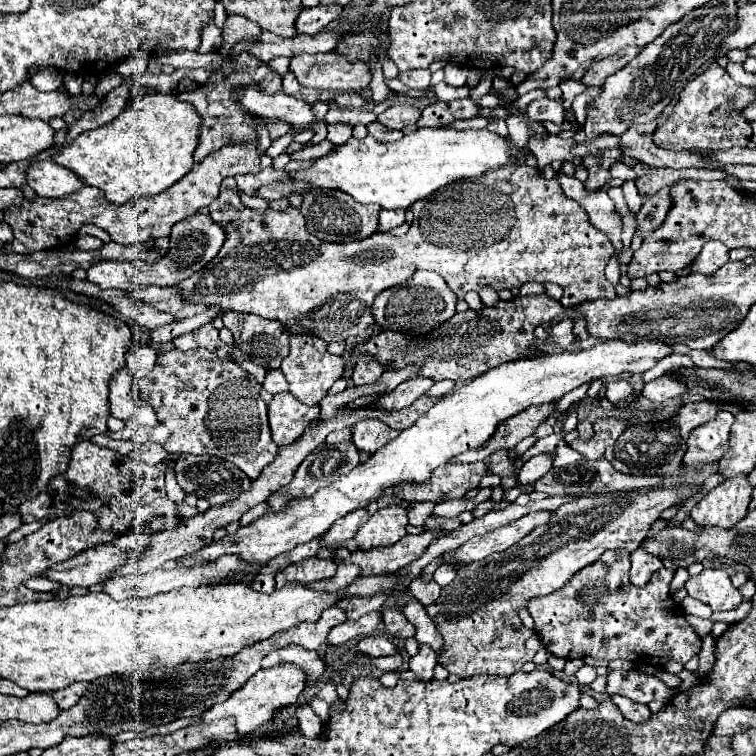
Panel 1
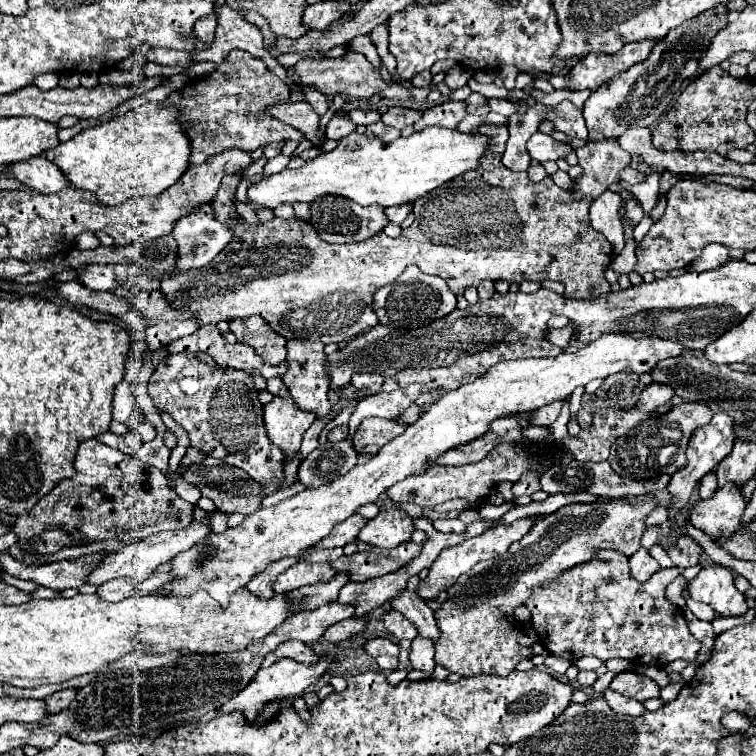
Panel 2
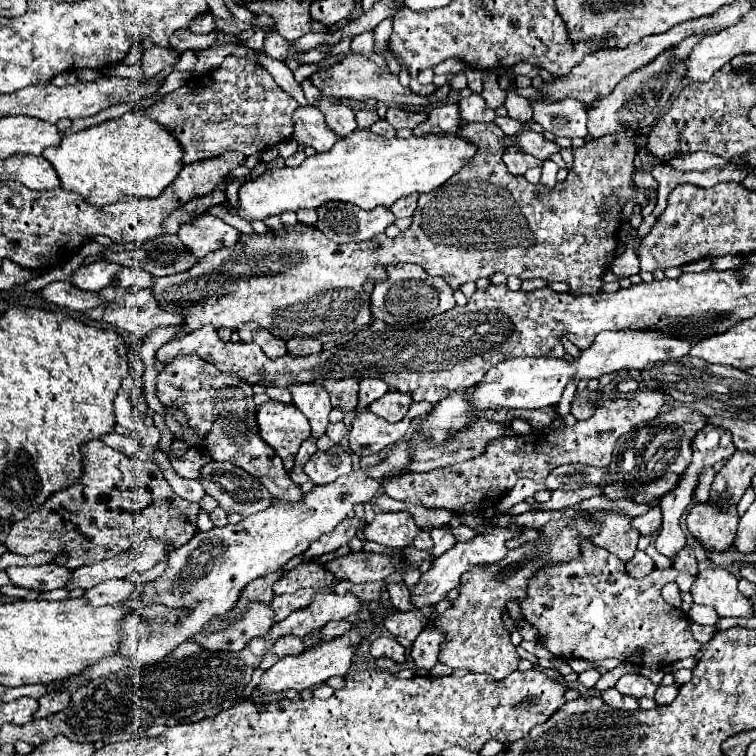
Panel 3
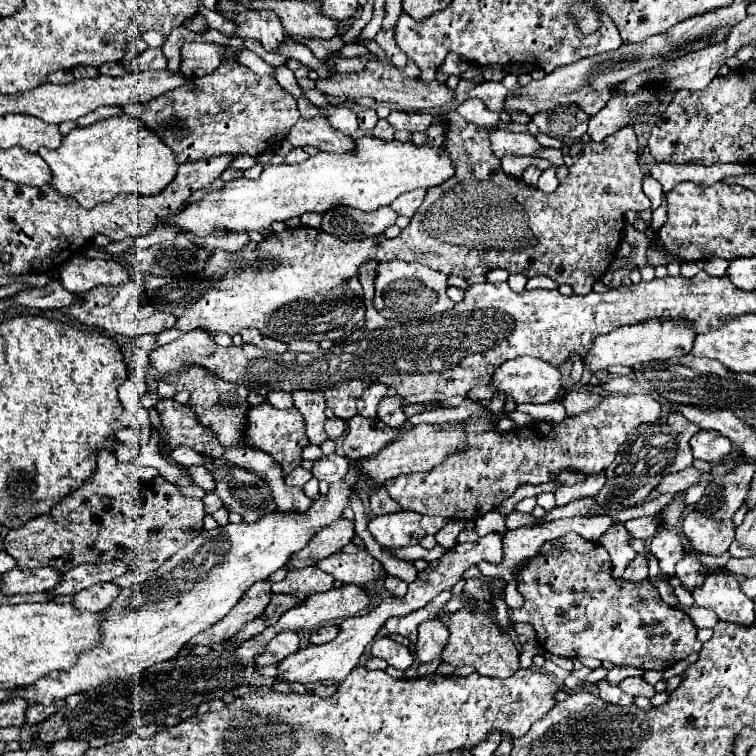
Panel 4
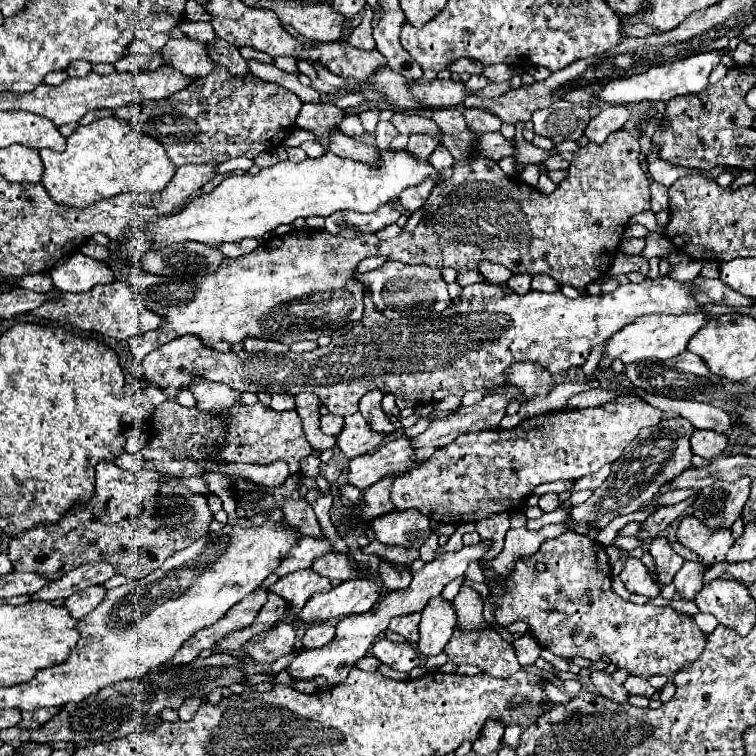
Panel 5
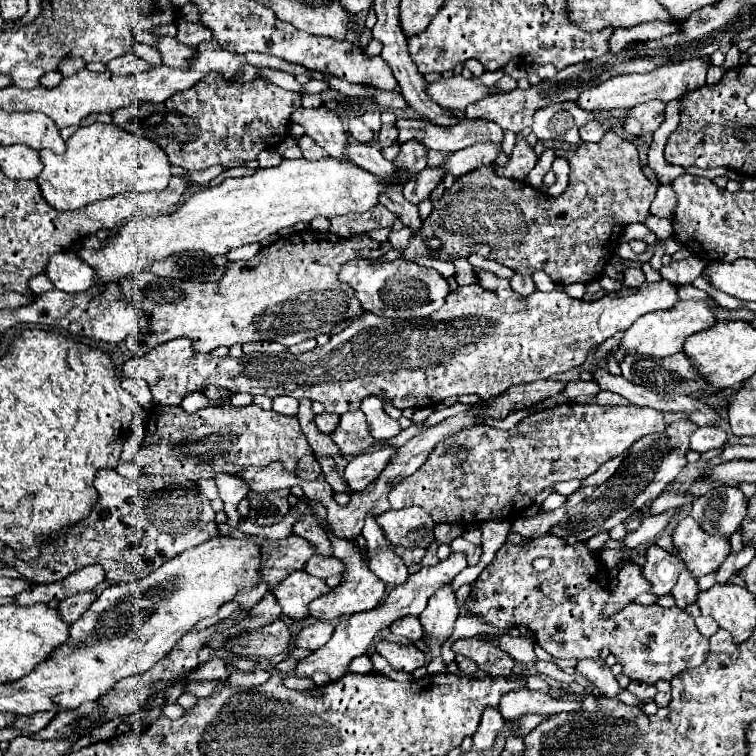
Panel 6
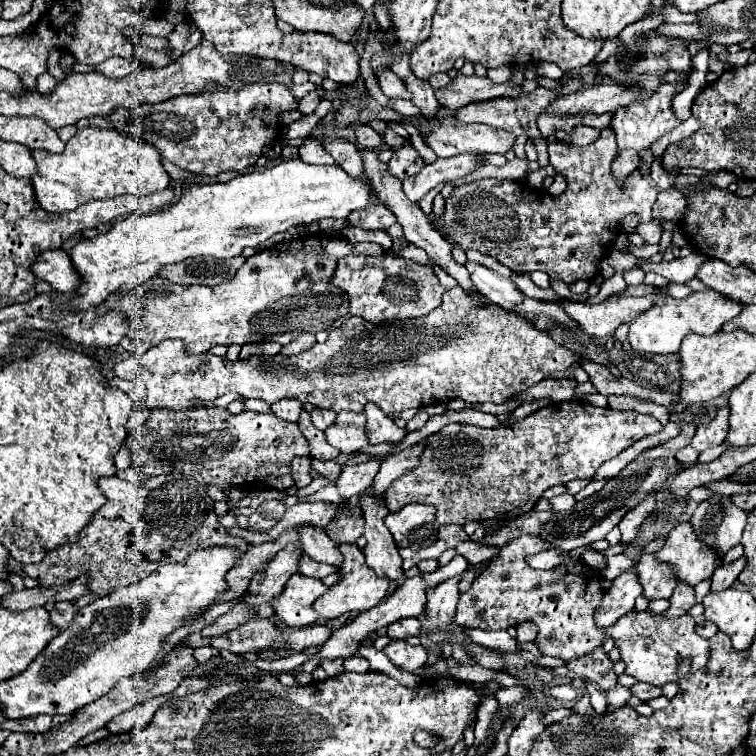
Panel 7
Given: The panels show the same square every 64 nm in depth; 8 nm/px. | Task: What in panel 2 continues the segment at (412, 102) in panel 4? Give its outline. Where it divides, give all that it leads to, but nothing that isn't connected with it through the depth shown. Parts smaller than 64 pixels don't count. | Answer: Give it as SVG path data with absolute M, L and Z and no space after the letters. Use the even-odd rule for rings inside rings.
M348 52L342 58L334 60L300 60L294 68L294 72L300 76L302 84L312 86L314 90L326 94L326 96L350 96L350 98L372 98L374 94L388 98L388 100L410 100L410 92L400 82L386 82L384 76L376 70L372 62L364 54Z

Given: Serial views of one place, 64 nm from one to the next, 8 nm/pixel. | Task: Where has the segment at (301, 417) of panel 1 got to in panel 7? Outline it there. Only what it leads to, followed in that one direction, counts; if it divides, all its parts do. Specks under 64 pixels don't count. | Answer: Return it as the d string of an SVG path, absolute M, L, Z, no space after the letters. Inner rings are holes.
M194 408L194 410L152 410L148 420L140 426L136 426L134 430L128 432L128 440L126 440L126 446L130 448L130 454L132 454L132 466L148 476L160 476L160 474L184 474L184 476L194 476L196 480L200 480L200 484L208 486L216 486L220 490L230 490L230 488L252 488L252 486L258 486L258 482L266 476L284 476L284 474L290 474L290 462L292 458L296 456L310 456L308 452L308 442L304 440L302 432L298 430L298 424L288 424L280 418L276 418L272 412L270 414L258 414L258 412L240 412L236 416L228 414L226 408Z

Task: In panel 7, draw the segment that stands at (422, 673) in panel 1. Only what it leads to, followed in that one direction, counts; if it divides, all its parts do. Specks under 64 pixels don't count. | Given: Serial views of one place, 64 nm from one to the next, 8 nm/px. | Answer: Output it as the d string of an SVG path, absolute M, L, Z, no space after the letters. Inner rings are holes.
M452 576L448 580L442 580L436 588L428 588L428 612L426 618L438 626L450 626L452 616L456 614L458 604L458 582L462 576Z

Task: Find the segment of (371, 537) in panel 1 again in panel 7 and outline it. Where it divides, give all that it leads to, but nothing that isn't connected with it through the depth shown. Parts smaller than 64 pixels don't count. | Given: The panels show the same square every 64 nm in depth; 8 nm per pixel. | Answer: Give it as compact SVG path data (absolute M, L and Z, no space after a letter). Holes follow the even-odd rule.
M408 504L396 514L386 516L386 526L400 548L420 550L438 540L436 508L428 504Z

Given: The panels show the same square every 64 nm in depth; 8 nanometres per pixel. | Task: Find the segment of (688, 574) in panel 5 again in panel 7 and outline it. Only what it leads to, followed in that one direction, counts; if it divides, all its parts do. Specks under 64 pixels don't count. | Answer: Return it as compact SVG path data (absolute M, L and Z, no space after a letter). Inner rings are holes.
M678 584L674 588L674 594L670 598L670 606L662 612L664 618L676 618L686 614L692 606L696 604L696 596L694 596L694 588L688 588L686 584Z

